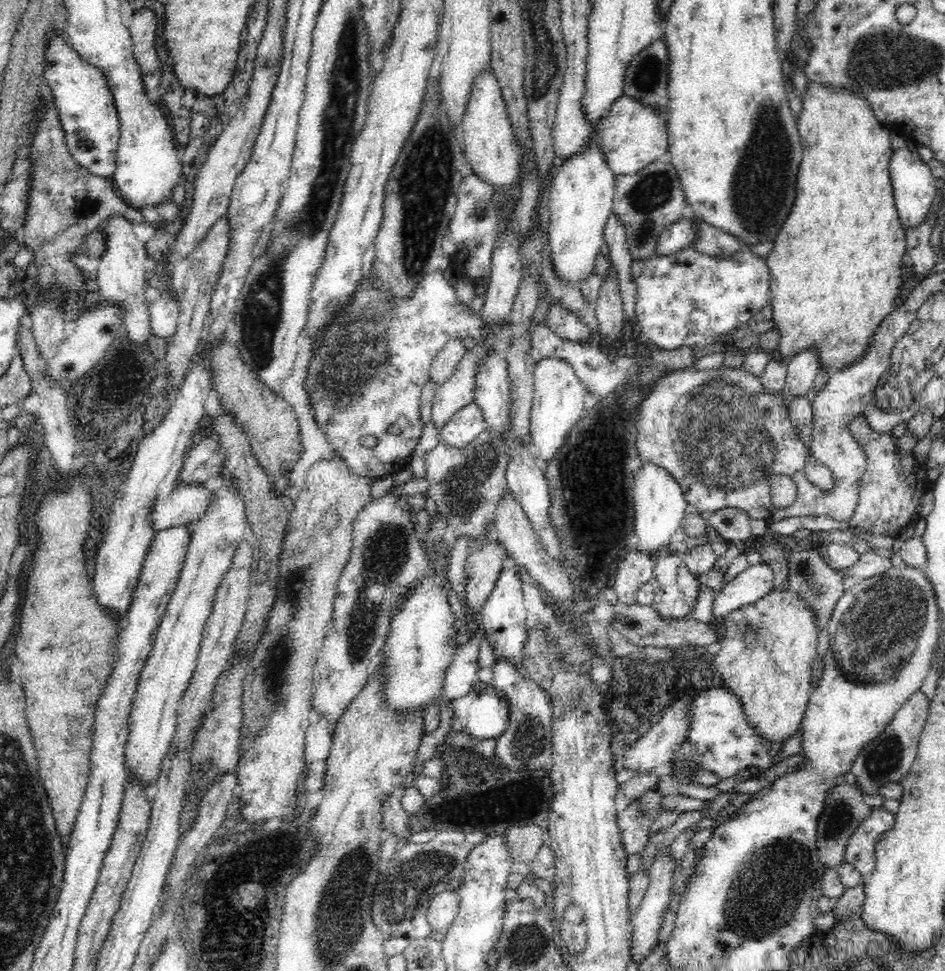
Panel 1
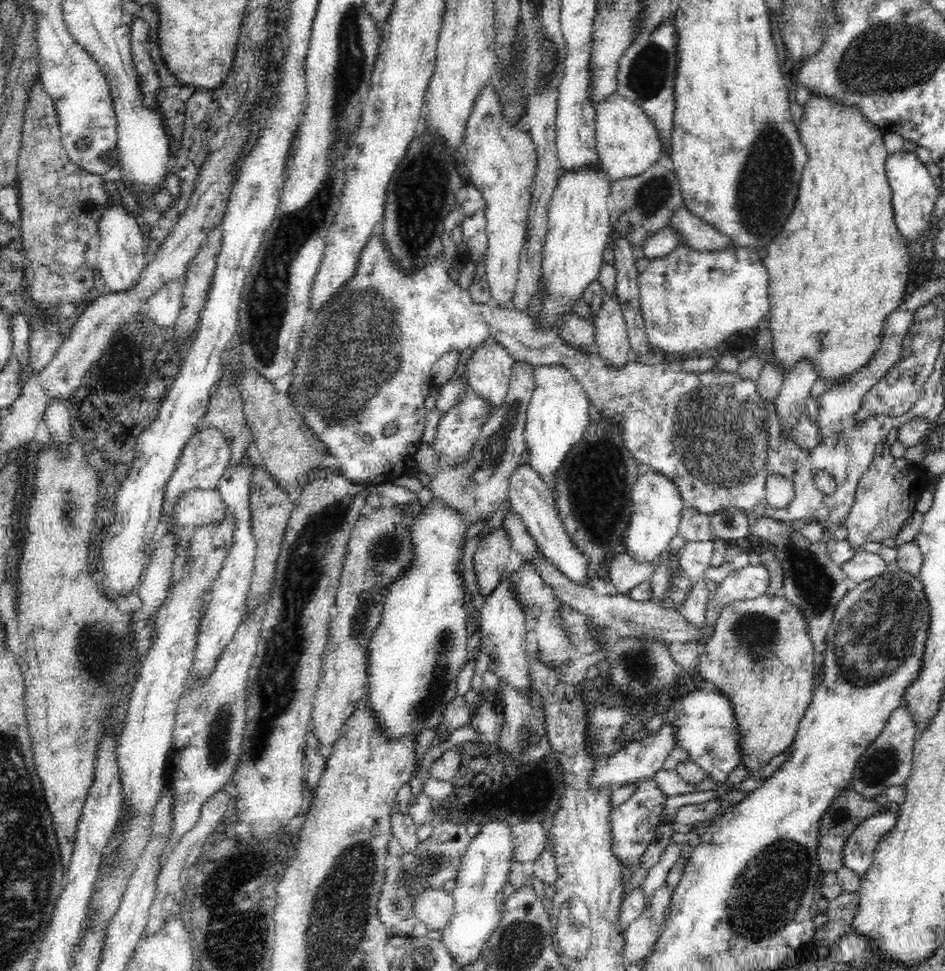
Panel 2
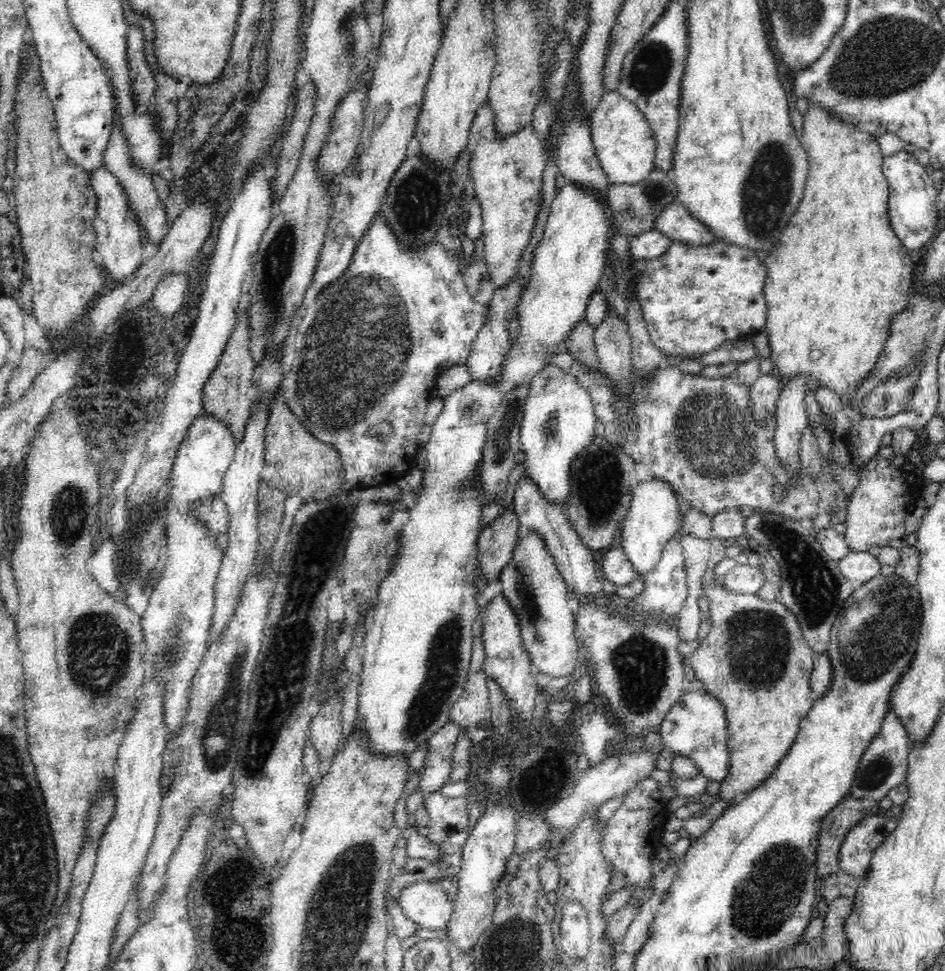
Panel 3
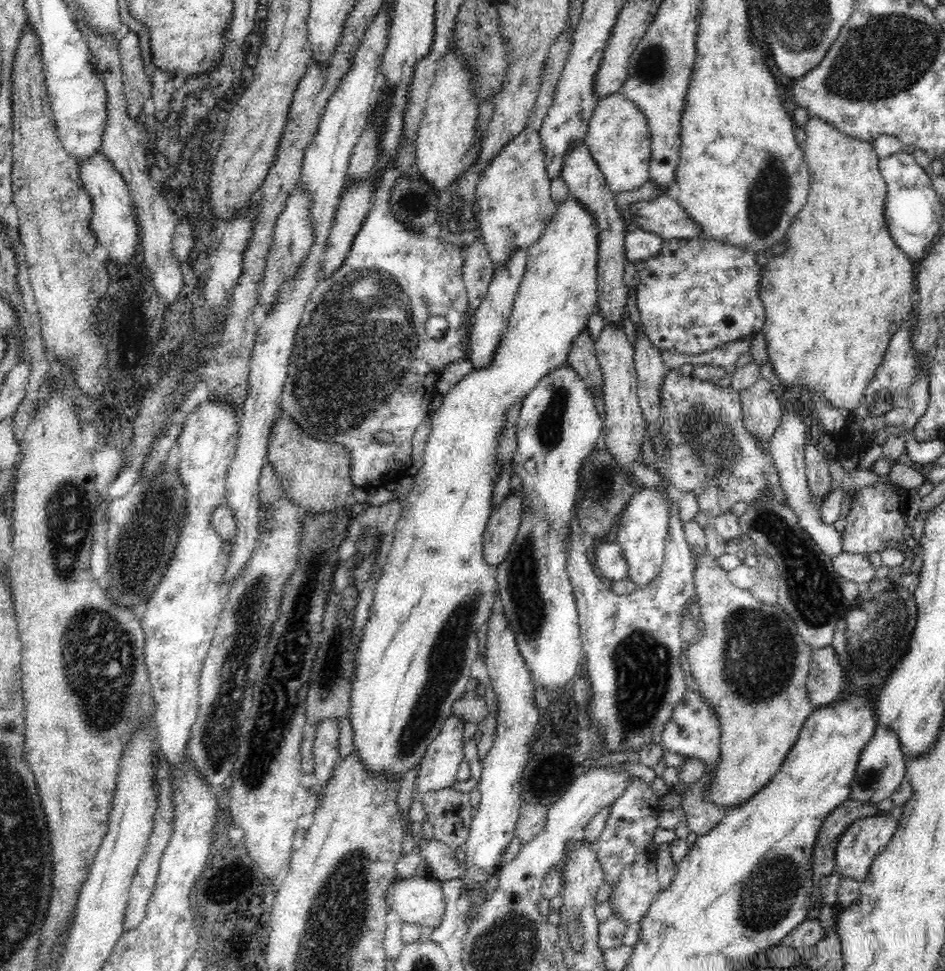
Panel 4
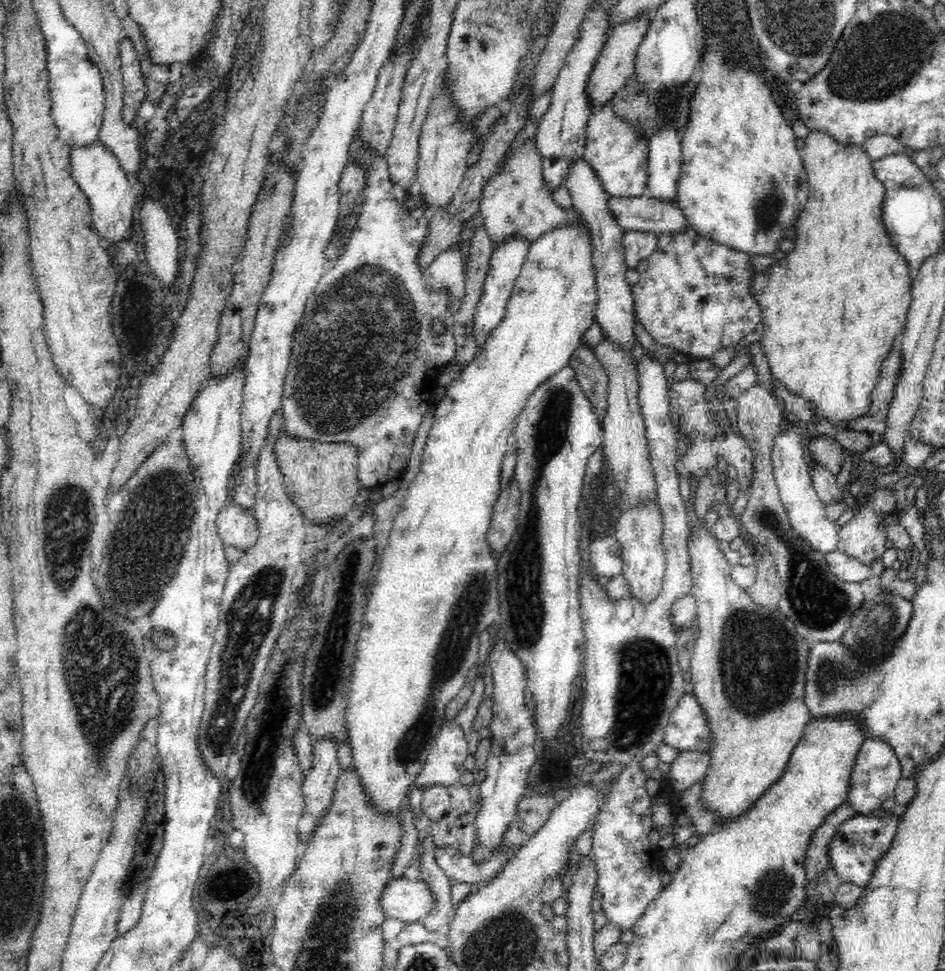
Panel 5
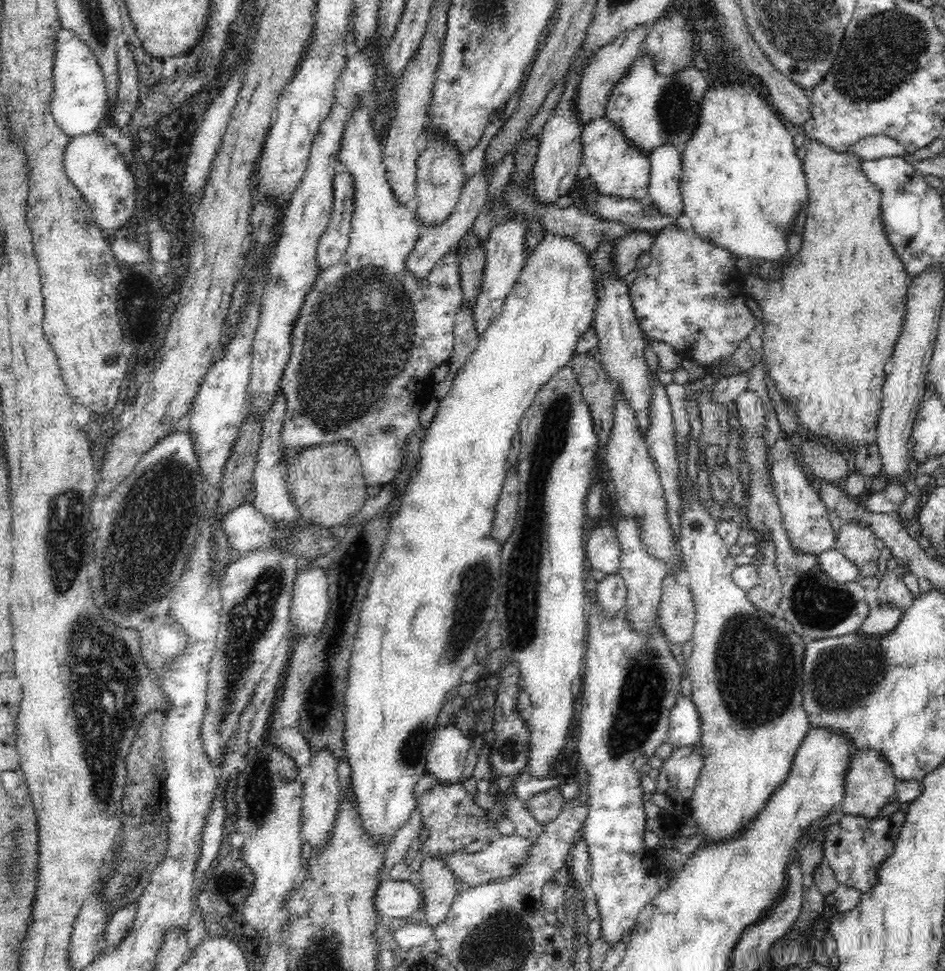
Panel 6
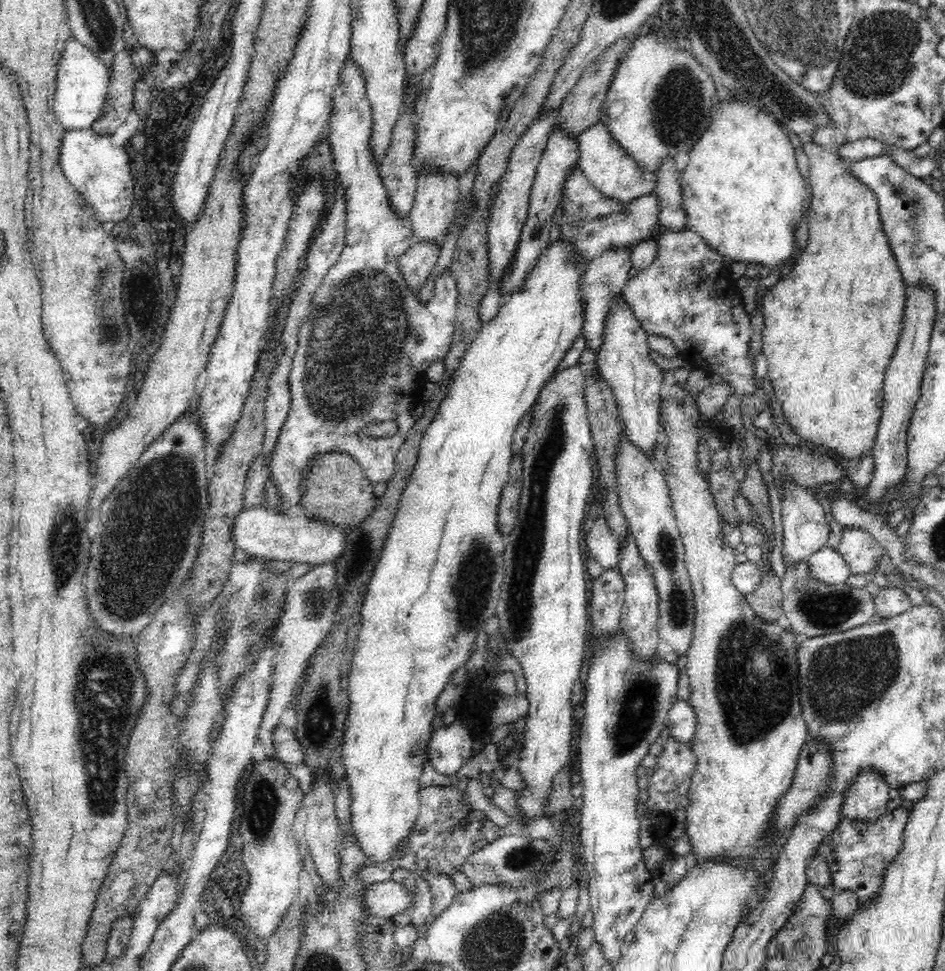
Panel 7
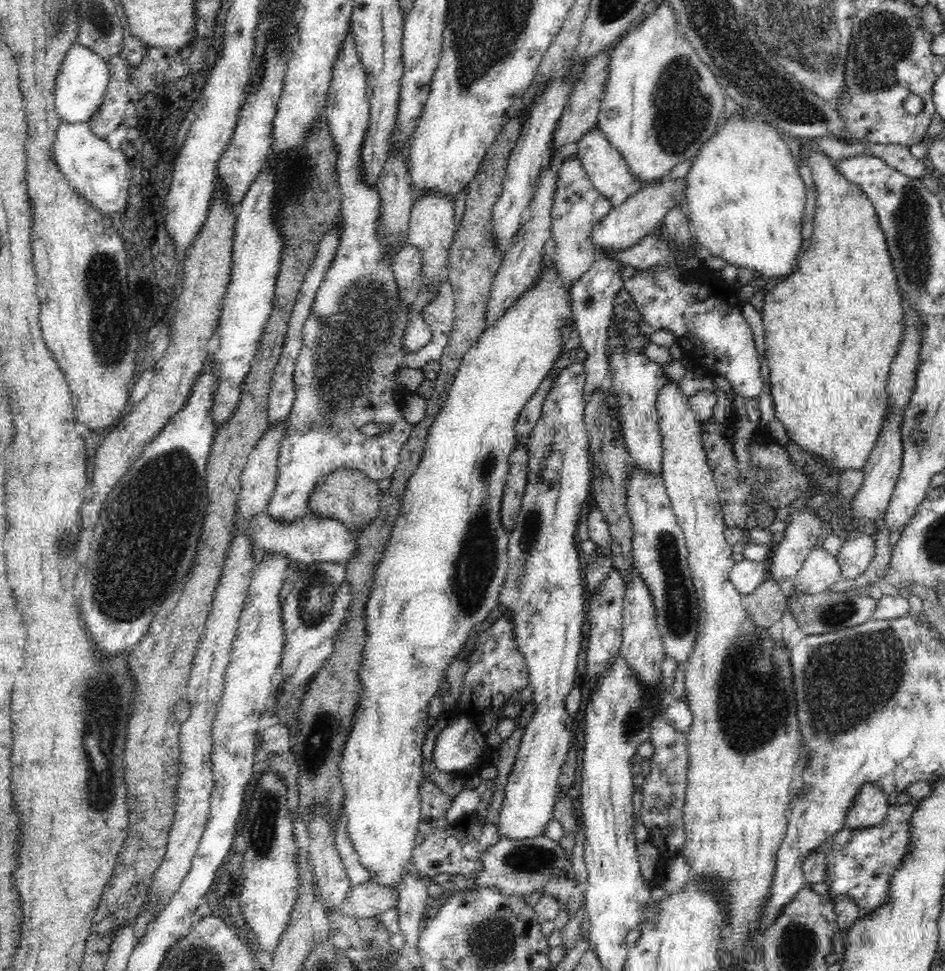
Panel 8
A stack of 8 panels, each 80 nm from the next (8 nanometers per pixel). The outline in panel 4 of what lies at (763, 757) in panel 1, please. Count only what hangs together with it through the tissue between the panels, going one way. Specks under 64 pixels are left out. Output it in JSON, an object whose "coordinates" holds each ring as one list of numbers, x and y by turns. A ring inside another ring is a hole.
{"coordinates":[[688,688,684,698,677,703,661,735,661,745,666,750,680,754,684,758,698,758,707,765,707,772,714,774,720,761,720,723,716,712,706,705,698,691]]}

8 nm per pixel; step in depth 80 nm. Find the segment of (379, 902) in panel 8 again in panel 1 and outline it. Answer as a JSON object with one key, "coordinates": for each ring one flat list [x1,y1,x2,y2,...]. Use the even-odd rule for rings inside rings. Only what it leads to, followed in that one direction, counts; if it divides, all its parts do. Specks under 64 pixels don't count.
{"coordinates":[[445,890,435,894,427,906,426,916,430,928,446,934,448,927,452,924,458,914,459,898,455,890]]}

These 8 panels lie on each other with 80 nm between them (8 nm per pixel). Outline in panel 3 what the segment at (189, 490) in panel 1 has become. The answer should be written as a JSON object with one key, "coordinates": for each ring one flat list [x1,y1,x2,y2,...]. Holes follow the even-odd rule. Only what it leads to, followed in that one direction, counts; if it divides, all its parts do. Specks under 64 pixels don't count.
{"coordinates":[[220,496,206,498,206,500,196,500,192,504,191,514,202,523,206,523,213,532,228,534,229,513,226,503]]}

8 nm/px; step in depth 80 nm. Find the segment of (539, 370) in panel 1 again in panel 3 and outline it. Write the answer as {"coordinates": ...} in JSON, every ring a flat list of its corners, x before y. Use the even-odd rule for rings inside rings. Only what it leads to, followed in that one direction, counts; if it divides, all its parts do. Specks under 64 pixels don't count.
{"coordinates":[[549,365,533,379,521,422,517,463,522,464,525,476,535,482,546,500,559,504,563,510,572,492,570,466,592,442,596,421,589,392,571,373]]}

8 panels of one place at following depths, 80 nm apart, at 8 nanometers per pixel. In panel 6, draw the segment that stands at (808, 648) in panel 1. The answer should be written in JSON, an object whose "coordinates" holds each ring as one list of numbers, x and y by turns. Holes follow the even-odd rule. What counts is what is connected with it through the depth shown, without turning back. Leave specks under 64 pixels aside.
{"coordinates":[[690,476,680,478,679,493,682,499,682,517,678,543,695,602,692,653,687,660,686,674,692,685,690,697,702,722,698,752,704,757,689,810,704,843,714,843,738,836,742,830,746,830,746,824,758,816,760,808,766,806,770,796,786,783,796,752,811,729,803,706,802,690,802,662,806,640,798,636,793,626,781,615,766,614,755,608,747,597,747,592,733,582,733,570,737,567,735,557,717,533,718,520,708,512,708,497,700,495,700,489,690,482]]}

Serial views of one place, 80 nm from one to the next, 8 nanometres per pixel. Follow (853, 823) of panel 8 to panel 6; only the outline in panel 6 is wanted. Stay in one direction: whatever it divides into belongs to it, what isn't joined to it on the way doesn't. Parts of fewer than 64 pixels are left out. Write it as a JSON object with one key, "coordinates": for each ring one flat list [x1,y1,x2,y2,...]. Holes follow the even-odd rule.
{"coordinates":[[874,749,861,751,854,756,846,780,844,780,844,795,839,808,845,815,876,818,880,816,878,815,880,810,888,804,890,796,895,794,894,771,891,764,885,762,886,759]]}

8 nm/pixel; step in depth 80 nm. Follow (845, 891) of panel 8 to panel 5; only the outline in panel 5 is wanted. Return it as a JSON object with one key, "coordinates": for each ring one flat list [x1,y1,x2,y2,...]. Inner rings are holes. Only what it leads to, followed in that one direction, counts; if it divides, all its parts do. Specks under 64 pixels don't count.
{"coordinates":[[892,814,883,817,856,815,842,822,830,842,830,864,842,883,868,886,878,860,892,847,900,820,900,816]]}

